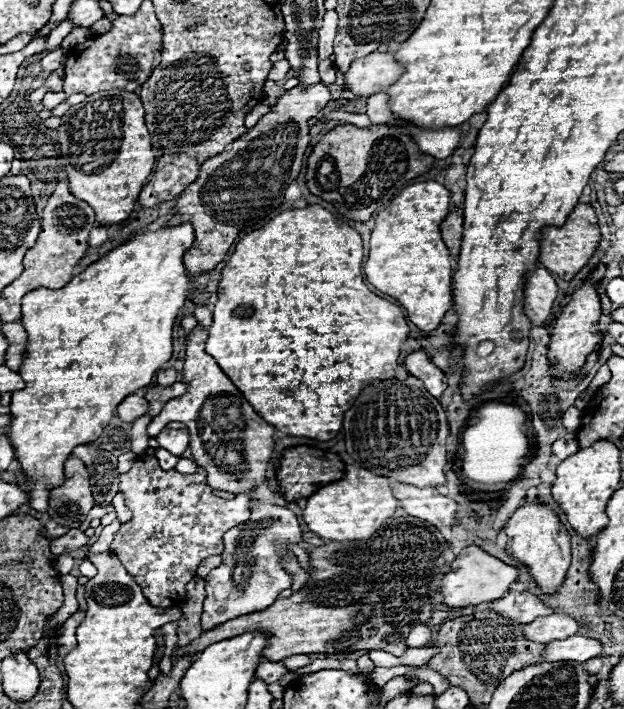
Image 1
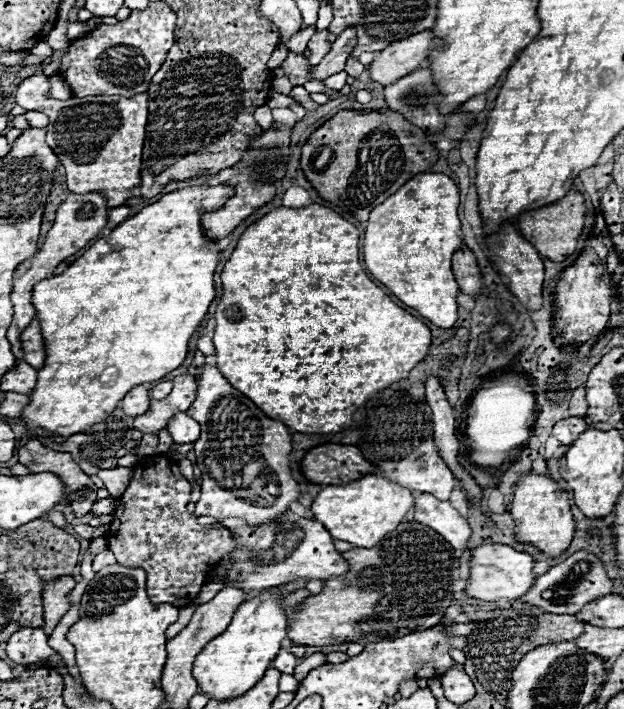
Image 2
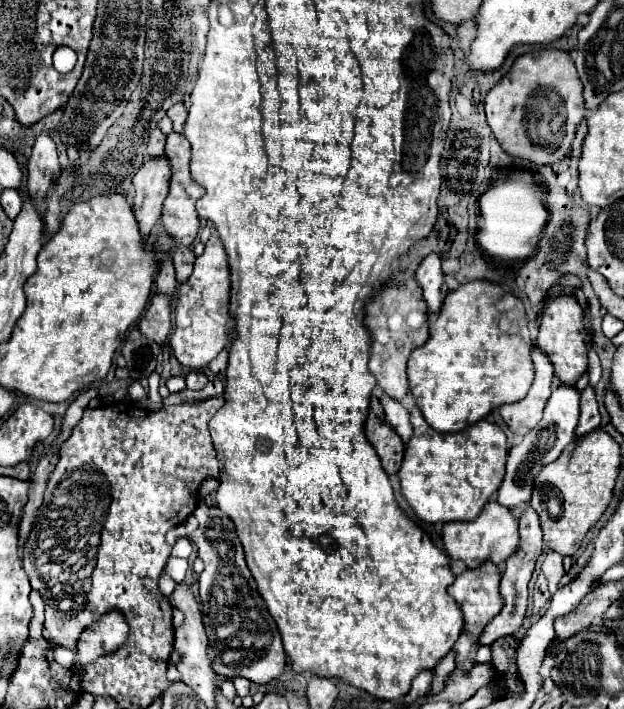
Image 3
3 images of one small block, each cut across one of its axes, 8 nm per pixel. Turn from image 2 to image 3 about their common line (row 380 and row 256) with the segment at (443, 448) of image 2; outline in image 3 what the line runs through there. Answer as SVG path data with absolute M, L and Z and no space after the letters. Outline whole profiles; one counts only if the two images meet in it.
M428 254L420 268L416 270L416 278L422 284L424 290L424 300L428 304L428 312L434 314L440 310L444 296L448 294L448 286L444 282L444 272L440 266L440 256L438 254Z

